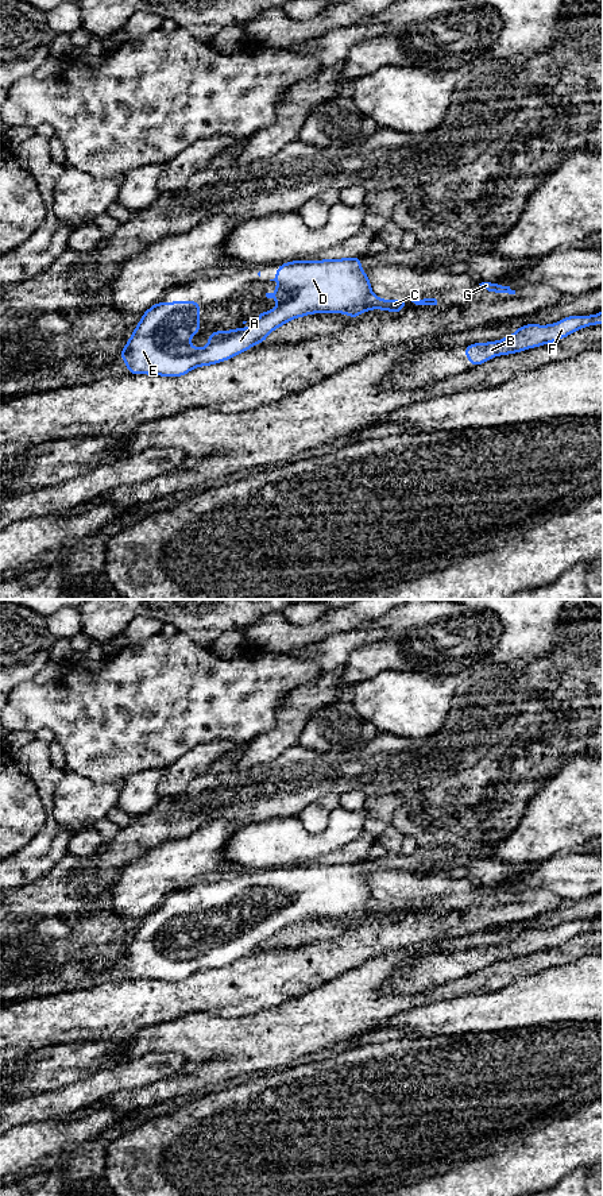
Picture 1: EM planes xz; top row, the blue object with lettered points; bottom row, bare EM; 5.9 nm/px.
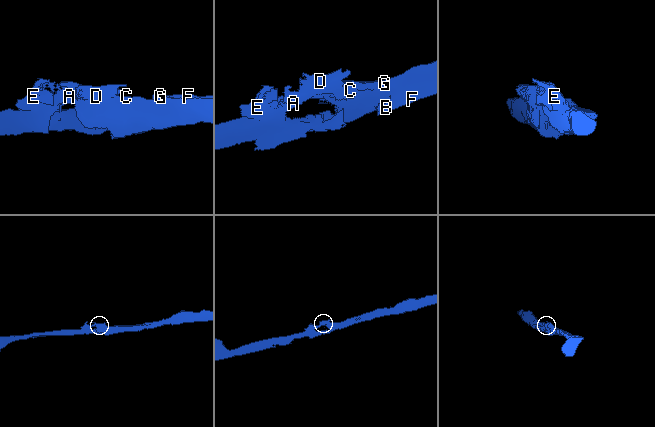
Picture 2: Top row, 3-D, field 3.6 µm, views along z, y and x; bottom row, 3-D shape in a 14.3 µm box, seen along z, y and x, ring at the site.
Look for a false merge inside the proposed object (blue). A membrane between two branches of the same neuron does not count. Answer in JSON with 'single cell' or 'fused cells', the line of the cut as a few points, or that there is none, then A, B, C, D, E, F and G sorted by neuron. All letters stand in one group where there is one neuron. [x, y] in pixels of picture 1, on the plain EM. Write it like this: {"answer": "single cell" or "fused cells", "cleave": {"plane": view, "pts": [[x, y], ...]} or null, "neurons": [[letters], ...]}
{"answer": "fused cells", "cleave": {"plane": "xz", "pts": [[277, 895], [293, 892], [294, 915], [292, 918], [305, 919]]}, "neurons": [["A", "E"], ["B", "C", "D", "F", "G"]]}

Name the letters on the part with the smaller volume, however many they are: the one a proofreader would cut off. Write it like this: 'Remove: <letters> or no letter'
Remove: A, E

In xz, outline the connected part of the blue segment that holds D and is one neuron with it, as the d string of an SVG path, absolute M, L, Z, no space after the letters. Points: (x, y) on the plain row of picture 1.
M359 861L345 864L325 865L295 865L286 867L277 873L274 884L281 890L275 892L275 898L266 898L267 903L277 903L279 895L294 892L293 907L295 915L291 921L304 918L347 918L355 923L360 918L370 914L383 914L399 918L409 907L407 904L380 904L371 896L371 888L367 879L360 873L362 864Z

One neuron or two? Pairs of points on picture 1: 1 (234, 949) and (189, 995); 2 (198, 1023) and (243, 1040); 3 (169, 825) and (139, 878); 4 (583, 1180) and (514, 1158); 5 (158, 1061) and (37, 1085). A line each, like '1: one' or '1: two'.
1: two
2: one
3: two
4: two
5: two

